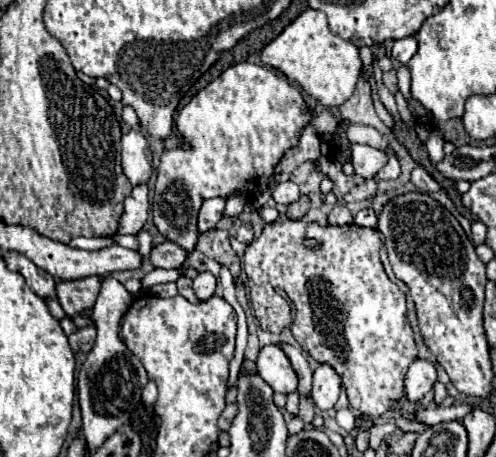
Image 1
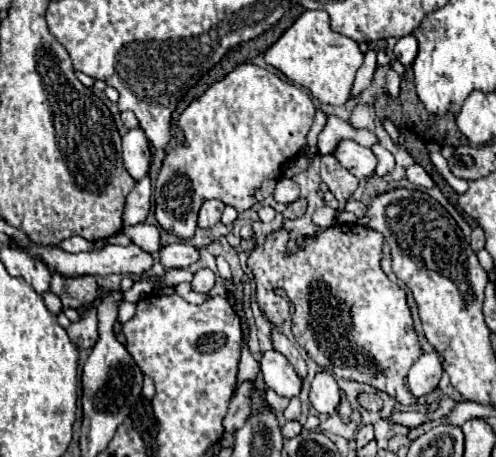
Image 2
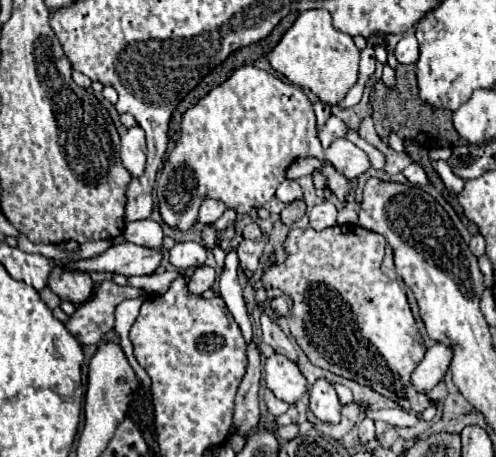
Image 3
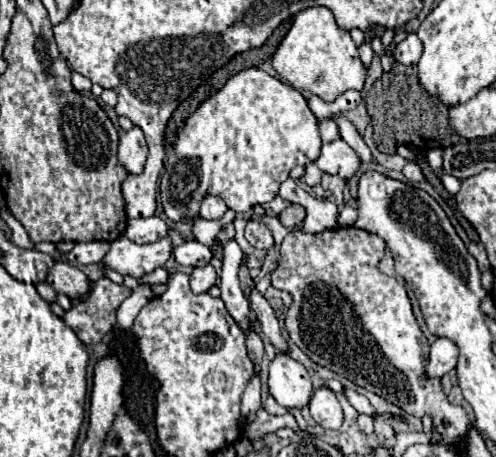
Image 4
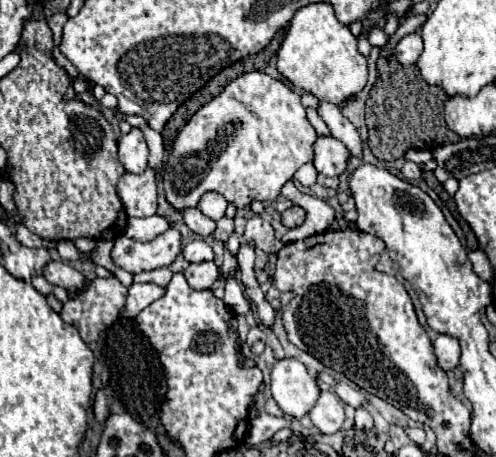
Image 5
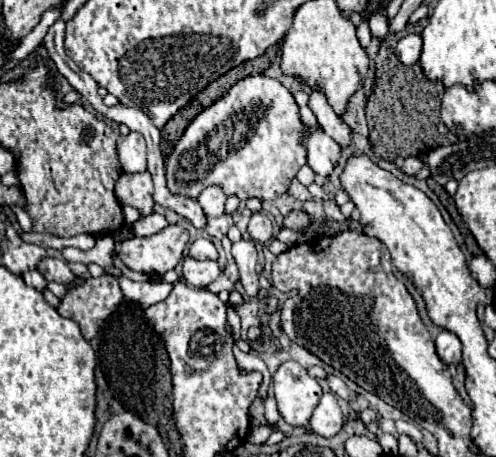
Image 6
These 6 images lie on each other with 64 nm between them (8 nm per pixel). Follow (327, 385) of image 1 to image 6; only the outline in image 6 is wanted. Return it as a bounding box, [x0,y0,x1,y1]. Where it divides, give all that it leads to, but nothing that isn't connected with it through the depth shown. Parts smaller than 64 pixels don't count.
[310,392,344,438]

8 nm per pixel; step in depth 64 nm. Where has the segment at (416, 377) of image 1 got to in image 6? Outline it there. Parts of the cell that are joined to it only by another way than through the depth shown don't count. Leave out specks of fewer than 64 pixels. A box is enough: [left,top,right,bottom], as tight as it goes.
[436,330,460,364]

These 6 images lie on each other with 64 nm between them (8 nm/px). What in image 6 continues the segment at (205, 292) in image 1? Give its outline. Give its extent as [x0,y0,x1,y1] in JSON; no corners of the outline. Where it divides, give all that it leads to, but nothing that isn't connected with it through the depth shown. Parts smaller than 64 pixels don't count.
[182,256,220,288]

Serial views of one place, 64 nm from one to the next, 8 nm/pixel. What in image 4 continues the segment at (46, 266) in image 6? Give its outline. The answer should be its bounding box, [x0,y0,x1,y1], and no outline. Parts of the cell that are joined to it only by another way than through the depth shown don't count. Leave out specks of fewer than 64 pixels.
[46,262,90,298]

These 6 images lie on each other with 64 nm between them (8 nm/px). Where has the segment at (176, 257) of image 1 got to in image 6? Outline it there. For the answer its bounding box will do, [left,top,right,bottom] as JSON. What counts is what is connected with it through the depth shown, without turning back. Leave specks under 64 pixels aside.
[190,238,218,260]

